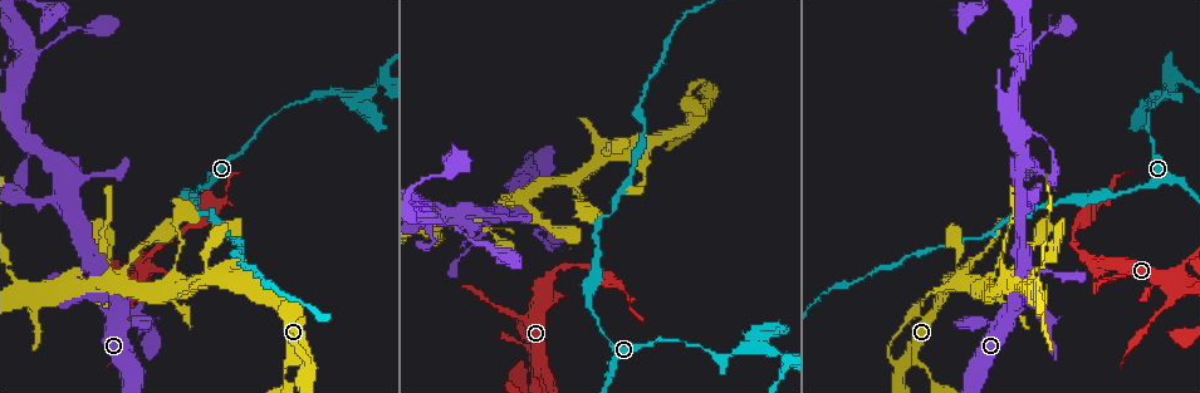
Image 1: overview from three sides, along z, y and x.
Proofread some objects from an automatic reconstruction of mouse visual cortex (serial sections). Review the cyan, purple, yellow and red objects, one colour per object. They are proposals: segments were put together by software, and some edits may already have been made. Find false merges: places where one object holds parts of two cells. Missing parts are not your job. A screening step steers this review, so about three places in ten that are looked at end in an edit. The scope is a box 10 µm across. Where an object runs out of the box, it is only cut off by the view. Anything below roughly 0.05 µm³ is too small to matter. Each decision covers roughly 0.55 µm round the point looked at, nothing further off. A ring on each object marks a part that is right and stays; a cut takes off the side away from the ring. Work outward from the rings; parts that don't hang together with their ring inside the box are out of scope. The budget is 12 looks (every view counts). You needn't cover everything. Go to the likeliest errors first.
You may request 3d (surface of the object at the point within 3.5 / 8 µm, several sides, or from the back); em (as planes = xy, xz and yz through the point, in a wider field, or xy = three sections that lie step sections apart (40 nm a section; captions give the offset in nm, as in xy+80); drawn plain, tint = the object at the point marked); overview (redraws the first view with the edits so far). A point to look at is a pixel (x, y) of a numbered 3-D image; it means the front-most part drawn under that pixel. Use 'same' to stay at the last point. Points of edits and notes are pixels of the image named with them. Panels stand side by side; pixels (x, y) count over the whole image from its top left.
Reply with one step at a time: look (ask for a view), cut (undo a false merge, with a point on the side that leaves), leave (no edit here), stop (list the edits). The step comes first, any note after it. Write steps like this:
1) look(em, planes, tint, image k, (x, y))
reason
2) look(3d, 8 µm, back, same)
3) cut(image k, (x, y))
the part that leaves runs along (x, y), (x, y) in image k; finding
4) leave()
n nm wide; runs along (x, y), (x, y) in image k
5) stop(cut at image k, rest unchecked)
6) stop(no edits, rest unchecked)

look(3d, 3.5 µm, image 1, (1035, 294))

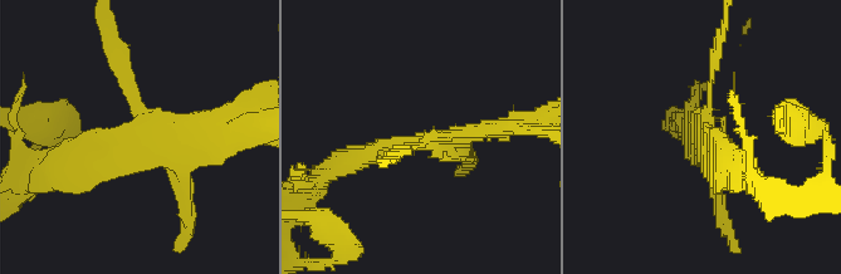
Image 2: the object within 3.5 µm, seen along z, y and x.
look(em, xy, step 3, tint, image 2, (160, 140))

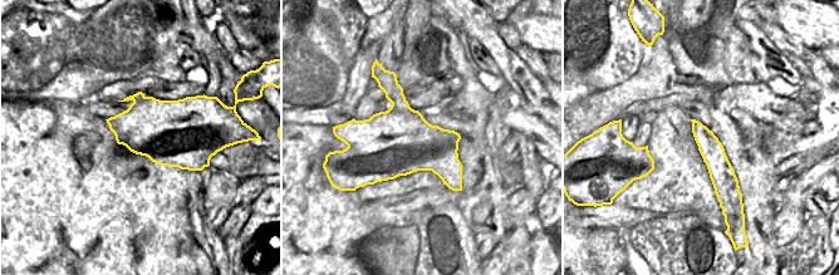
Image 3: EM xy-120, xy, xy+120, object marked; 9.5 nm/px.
cut(image 2, (717, 208))
650 nm wide; the part that leaves runs along (705, 128), (720, 32) in image 2; two cells meet here

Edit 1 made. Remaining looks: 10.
look(3d, 8 µm, image 1, (540, 228))
narrows sharply

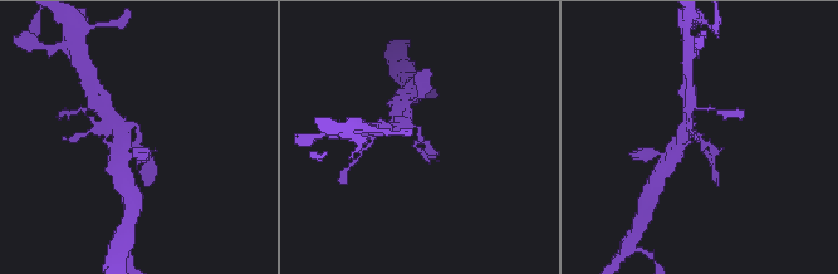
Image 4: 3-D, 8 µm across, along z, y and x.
look(3d, 3.5 µm, same)
zoom in

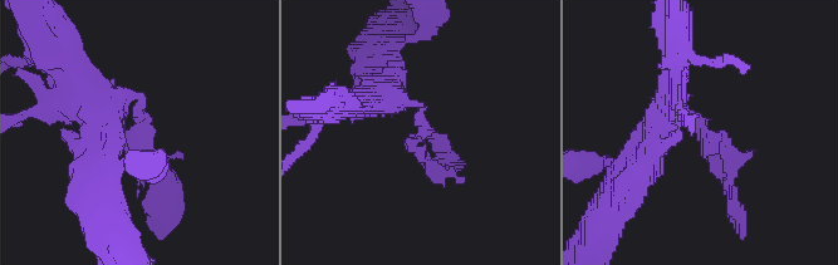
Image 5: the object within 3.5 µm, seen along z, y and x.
look(em, planes, tint, image 5, (148, 141))
need the tissue

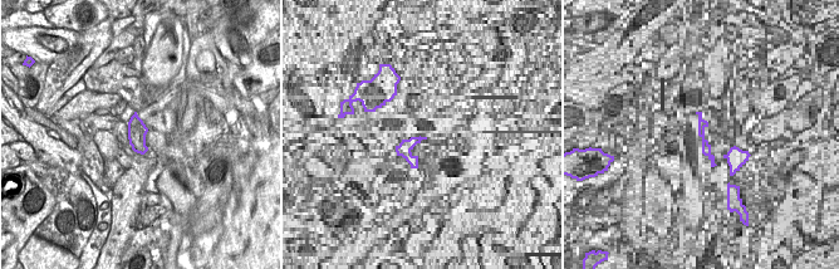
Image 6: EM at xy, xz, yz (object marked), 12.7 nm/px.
leave()
runs along (662, 116), (672, 97), (701, 127), (734, 205) in image 5; one cell here

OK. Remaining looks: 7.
look(3d, 8 µm, image 1, (69, 208))
sharp bend

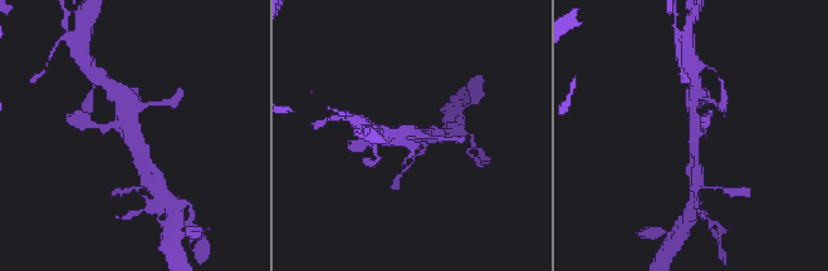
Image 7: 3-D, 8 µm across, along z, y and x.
look(em, xy, step 3, tint, same)
4 arms; arms of 150, 250, 300, 300 nm; need the tissue

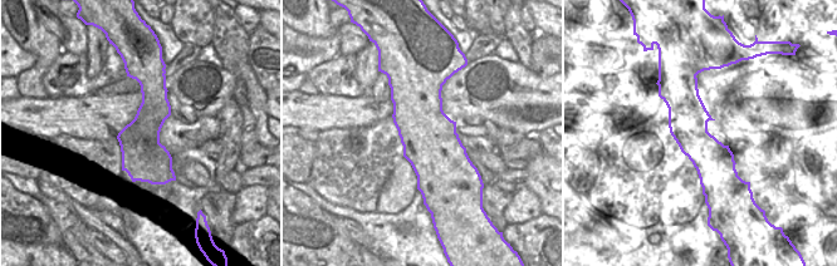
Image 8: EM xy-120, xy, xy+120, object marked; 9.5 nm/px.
leave()
runs along (691, 82), (711, 186) in image 8; continuous, no second cell

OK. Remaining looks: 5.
look(3d, 3.5 µm, image 1, (743, 348))
three arms meet

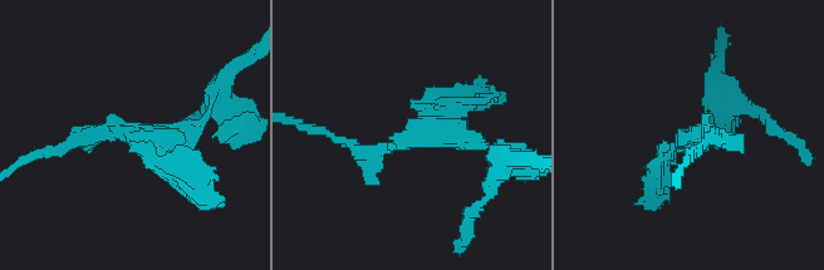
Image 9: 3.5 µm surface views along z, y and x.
look(em, xy, step 5, tint, image 9, (415, 140))

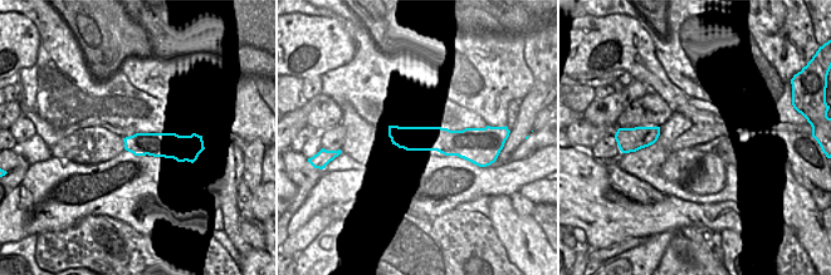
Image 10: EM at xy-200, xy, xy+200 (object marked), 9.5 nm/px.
look(em, planes, tint, same)

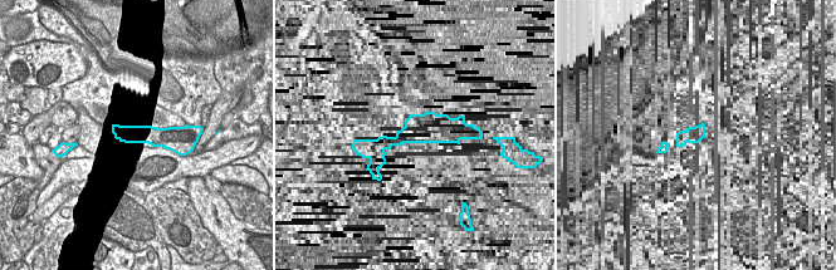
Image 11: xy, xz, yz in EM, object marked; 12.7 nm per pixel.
cut(image 9, (175, 182))
the part that leaves runs along (158, 148), (201, 195), (225, 206) in image 9; two cells meet here

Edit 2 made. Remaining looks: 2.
stop(cut at image 2, cut at image 9, rest unchecked)

